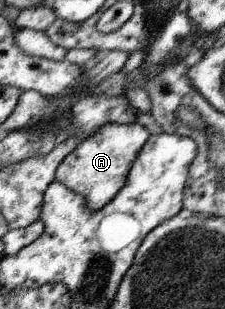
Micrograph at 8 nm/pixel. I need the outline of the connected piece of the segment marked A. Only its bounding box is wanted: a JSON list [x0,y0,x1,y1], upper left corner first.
[53,122,151,212]

